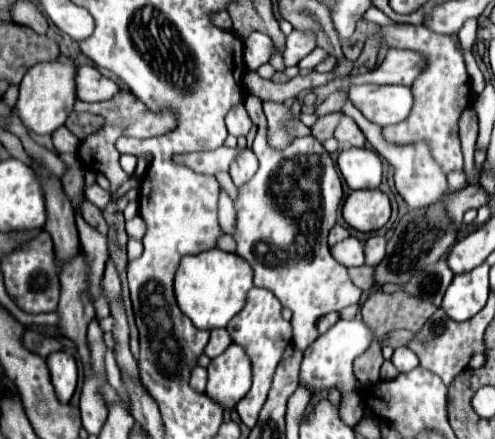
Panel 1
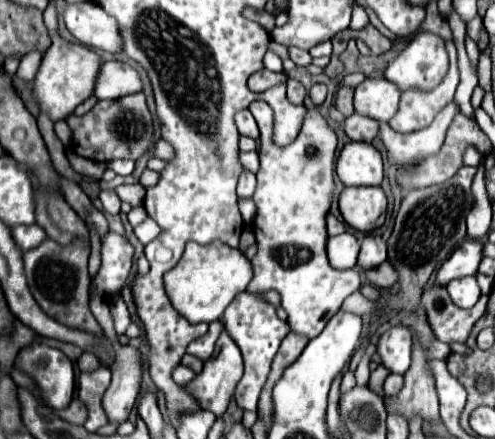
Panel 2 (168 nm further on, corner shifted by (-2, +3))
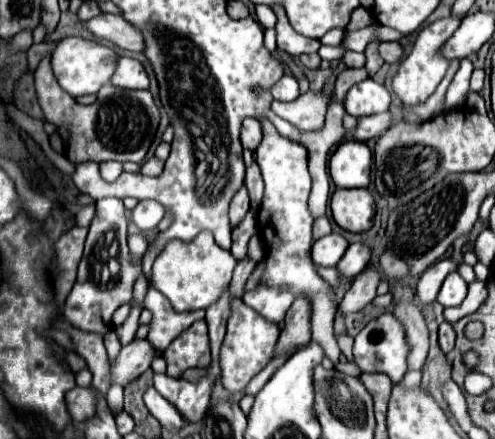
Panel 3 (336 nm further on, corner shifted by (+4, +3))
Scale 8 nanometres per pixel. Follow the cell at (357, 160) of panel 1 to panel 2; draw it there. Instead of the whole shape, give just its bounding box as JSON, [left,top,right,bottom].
[336,142,382,186]

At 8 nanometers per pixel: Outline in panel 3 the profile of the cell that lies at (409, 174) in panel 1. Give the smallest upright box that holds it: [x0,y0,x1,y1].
[444,58,474,112]

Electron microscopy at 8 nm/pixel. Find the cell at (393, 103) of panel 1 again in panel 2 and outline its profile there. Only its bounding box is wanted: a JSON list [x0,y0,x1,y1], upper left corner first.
[354,76,400,122]

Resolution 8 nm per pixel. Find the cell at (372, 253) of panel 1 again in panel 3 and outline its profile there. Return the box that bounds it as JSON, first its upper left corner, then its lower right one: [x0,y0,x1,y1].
[336,242,372,278]

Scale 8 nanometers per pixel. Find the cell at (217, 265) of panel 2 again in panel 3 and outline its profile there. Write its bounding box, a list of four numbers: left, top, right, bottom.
[152,232,236,312]

